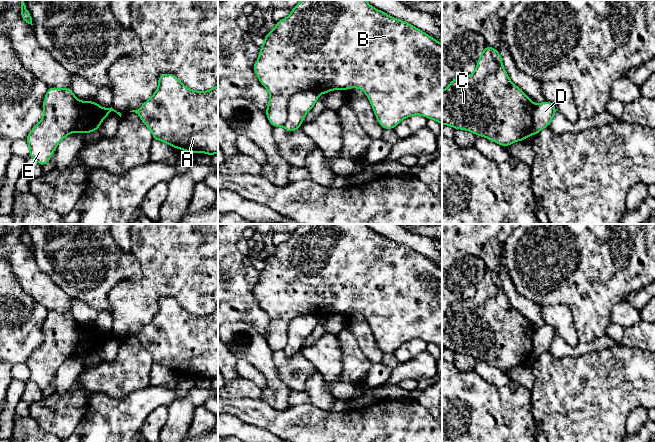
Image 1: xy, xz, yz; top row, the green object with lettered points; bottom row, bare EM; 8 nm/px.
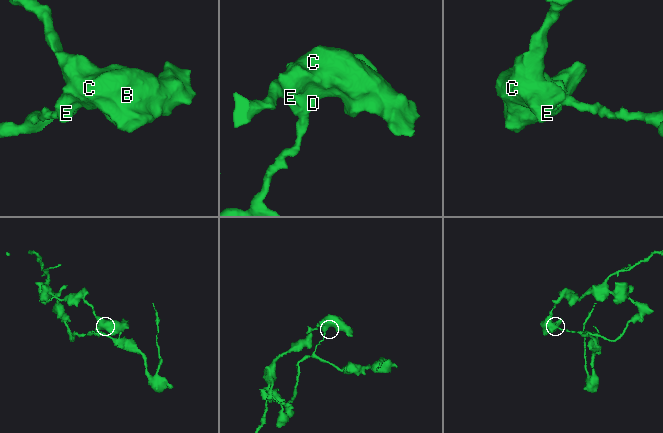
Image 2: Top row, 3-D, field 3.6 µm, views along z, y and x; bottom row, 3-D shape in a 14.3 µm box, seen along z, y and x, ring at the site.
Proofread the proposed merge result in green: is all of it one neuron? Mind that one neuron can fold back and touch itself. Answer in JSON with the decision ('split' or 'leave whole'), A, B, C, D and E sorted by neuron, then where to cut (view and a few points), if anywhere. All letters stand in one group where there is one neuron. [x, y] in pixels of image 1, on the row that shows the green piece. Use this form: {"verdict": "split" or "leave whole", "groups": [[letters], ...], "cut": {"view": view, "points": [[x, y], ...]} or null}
{"verdict": "split", "groups": [["A", "B", "C", "E"], ["D"]], "cut": {"view": "xz", "points": [[318, 94], [309, 90], [295, 93], [283, 125]]}}

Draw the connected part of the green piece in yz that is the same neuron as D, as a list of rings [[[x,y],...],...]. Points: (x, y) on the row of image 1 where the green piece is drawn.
[[[545,100],[538,104],[532,115],[532,134],[537,135],[542,129],[549,127],[556,113],[557,109],[553,103]]]

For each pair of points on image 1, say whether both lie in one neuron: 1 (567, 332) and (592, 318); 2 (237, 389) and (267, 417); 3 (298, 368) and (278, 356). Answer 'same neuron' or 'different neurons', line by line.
1: different neurons
2: different neurons
3: same neuron

